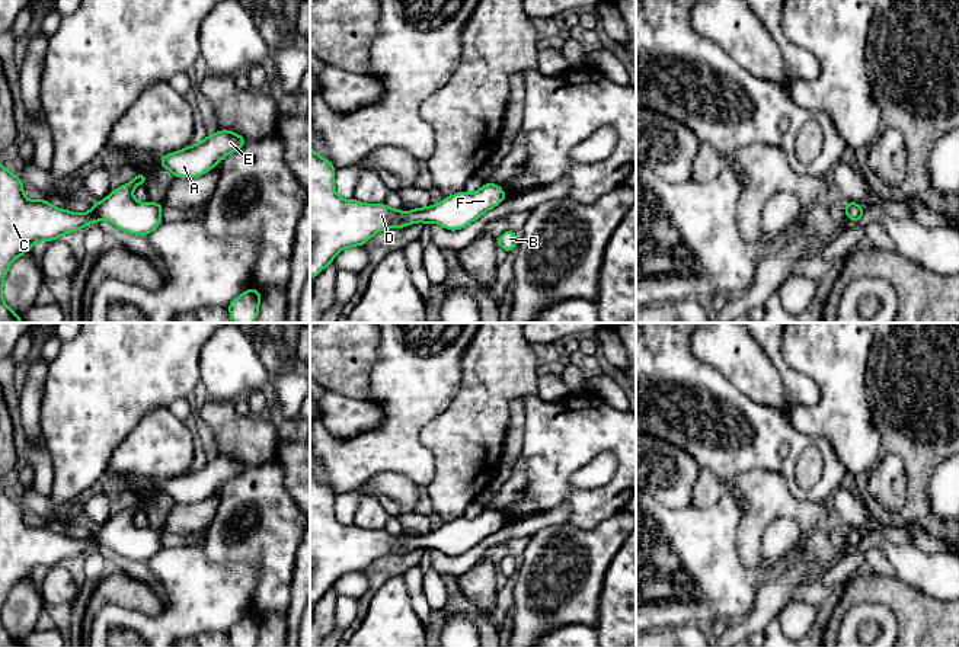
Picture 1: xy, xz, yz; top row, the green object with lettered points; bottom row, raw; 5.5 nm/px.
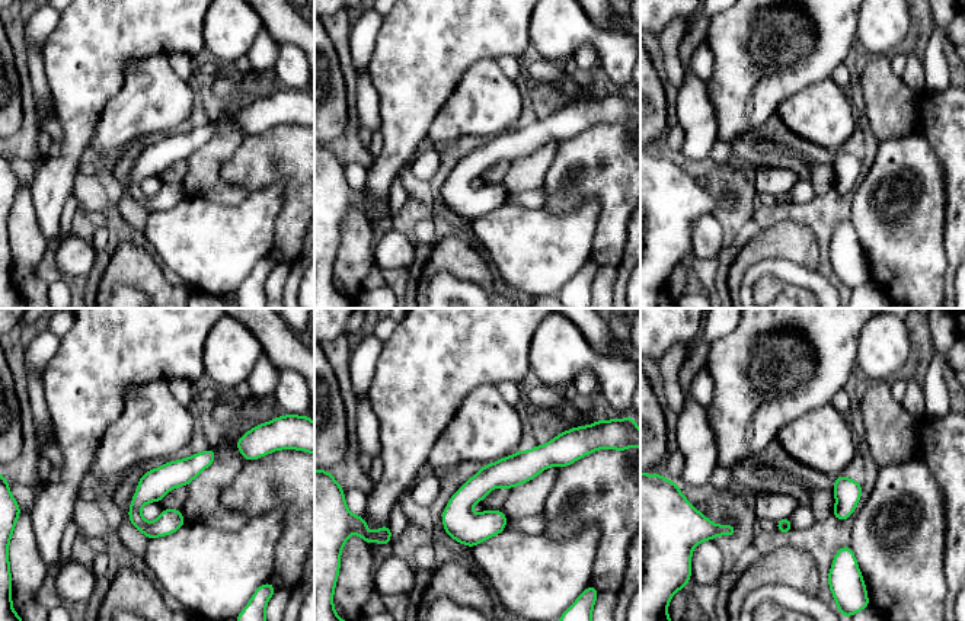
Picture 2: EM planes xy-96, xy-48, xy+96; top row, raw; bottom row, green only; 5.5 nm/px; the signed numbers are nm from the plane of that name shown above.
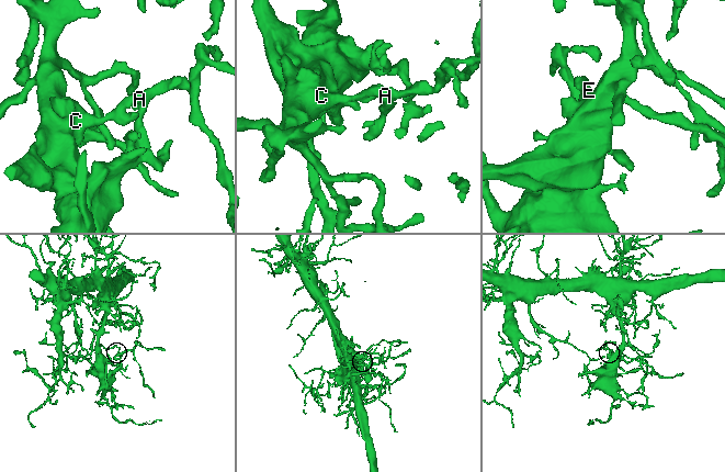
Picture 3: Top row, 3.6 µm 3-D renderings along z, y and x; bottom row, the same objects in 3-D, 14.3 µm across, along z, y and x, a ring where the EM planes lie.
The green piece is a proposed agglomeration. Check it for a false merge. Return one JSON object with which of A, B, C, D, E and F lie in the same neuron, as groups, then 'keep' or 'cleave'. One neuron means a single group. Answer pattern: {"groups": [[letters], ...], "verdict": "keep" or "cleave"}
{"groups": [["A", "B", "C", "D", "E", "F"]], "verdict": "keep"}

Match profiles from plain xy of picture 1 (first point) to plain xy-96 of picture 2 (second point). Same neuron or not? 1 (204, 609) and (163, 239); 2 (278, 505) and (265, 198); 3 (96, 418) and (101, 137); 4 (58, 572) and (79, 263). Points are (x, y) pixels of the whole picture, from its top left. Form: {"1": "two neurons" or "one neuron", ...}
{"1": "one neuron", "2": "two neurons", "3": "two neurons", "4": "one neuron"}

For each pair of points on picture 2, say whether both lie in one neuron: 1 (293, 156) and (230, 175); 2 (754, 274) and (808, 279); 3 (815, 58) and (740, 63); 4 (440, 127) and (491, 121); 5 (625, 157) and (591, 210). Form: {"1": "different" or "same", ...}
{"1": "same", "2": "same", "3": "same", "4": "same", "5": "different"}

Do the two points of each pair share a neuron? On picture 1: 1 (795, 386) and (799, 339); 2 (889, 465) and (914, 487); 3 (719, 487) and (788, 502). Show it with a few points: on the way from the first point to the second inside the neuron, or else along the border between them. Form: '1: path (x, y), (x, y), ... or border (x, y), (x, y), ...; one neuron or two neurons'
1: border (783, 338), (783, 358), (806, 374), (820, 394); two neurons
2: border (889, 452), (905, 474), (905, 503), (894, 513); two neurons
3: path (737, 483), (754, 484), (770, 497); one neuron

